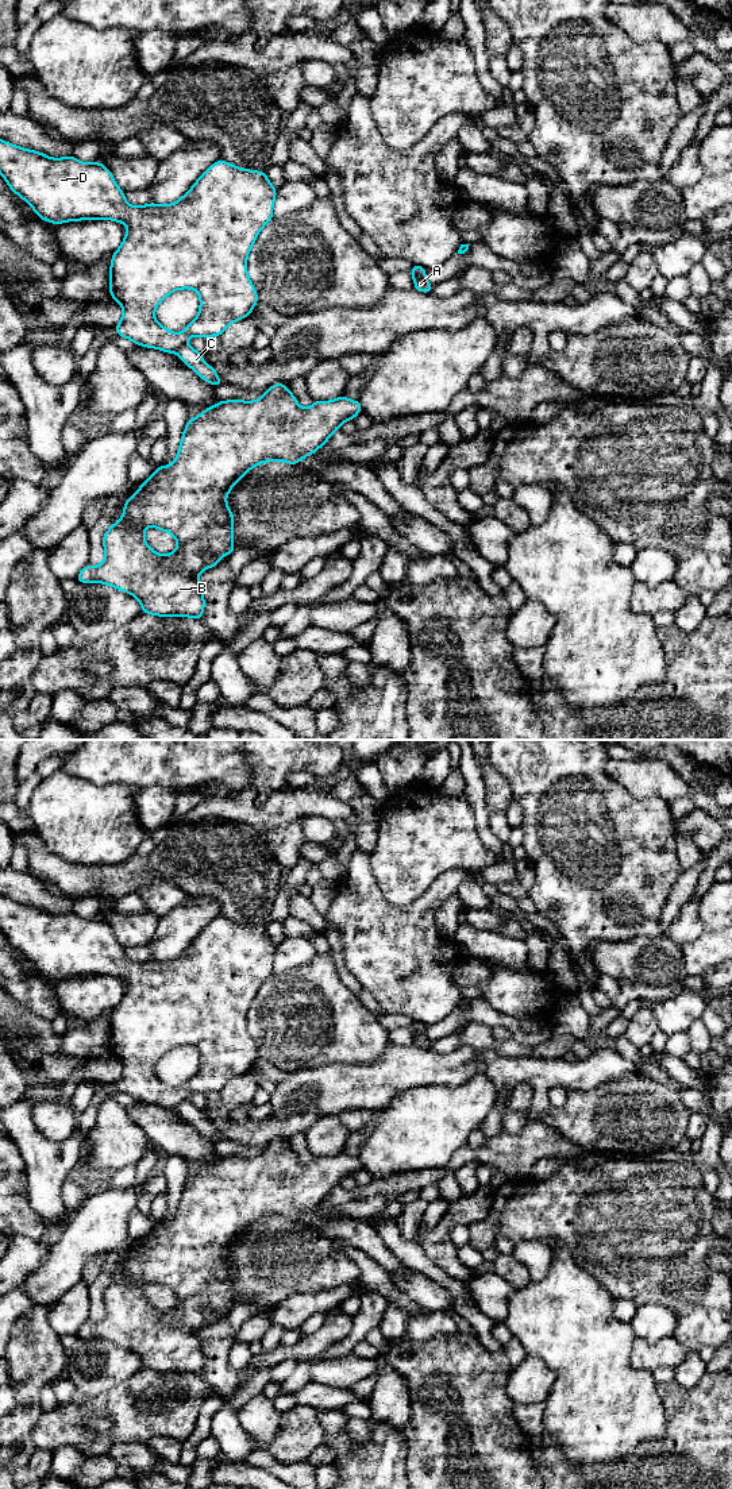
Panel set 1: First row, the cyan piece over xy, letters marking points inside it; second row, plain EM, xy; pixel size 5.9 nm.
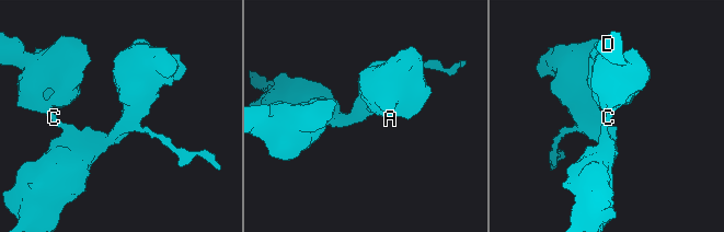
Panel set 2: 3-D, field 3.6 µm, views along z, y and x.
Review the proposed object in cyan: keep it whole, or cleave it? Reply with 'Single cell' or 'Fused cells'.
Fused cells

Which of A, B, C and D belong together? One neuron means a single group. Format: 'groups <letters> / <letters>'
groups A B C / D

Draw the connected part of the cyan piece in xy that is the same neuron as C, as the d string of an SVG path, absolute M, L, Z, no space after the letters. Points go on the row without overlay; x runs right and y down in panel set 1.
M182 1098L180 1104L176 1108L177 1108L177 1112L185 1120L188 1120L201 1135L207 1137L213 1142L224 1139L217 1133L215 1123L211 1123L204 1119L203 1110L197 1108L186 1098Z

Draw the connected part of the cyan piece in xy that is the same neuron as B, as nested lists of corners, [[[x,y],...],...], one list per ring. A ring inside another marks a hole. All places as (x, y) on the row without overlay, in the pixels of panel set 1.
[[[285,1139],[271,1141],[255,1157],[230,1156],[207,1164],[188,1176],[174,1218],[157,1223],[139,1246],[124,1257],[120,1277],[113,1278],[103,1292],[103,1319],[85,1322],[77,1336],[123,1346],[140,1358],[143,1369],[201,1376],[205,1357],[197,1331],[217,1322],[224,1311],[235,1305],[234,1269],[226,1257],[234,1241],[263,1218],[298,1220],[359,1168],[361,1158],[346,1152],[301,1164]],[[147,1282],[170,1289],[177,1296],[177,1305],[167,1311],[153,1307],[145,1297]]]

